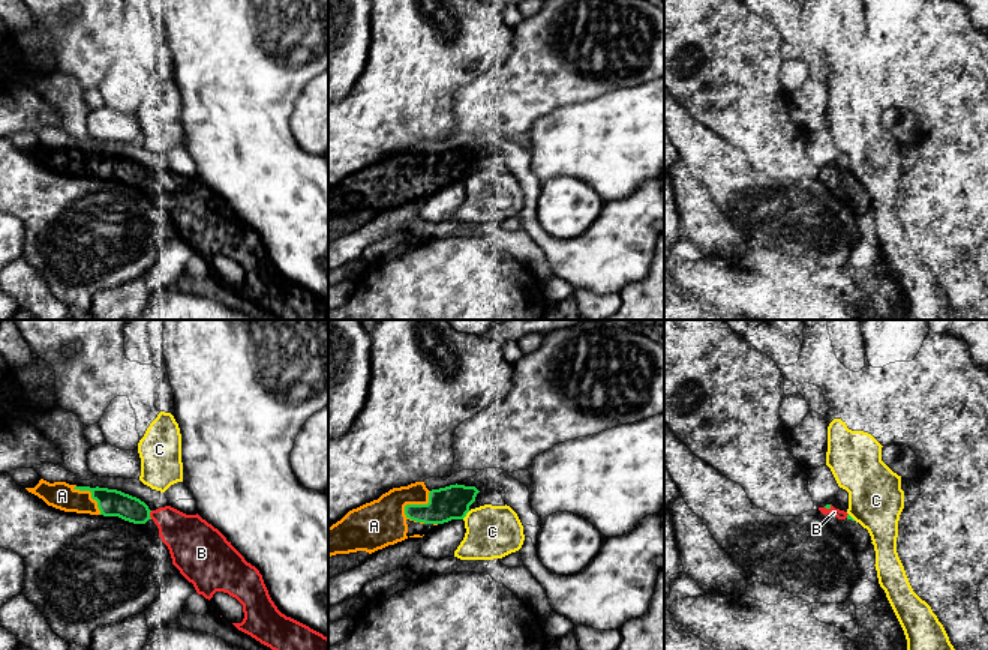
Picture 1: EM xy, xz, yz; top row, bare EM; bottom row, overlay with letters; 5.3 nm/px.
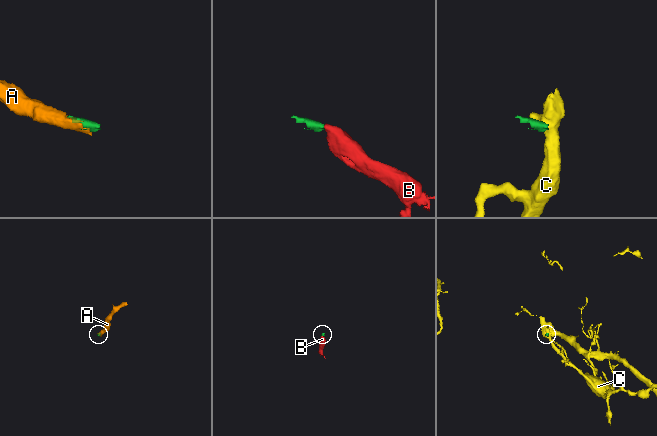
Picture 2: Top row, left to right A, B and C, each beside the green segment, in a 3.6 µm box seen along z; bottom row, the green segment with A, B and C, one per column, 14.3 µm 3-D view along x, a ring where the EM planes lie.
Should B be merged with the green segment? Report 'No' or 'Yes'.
Yes

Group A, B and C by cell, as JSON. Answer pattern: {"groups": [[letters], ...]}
{"groups": [["A", "B"], ["C"]]}

